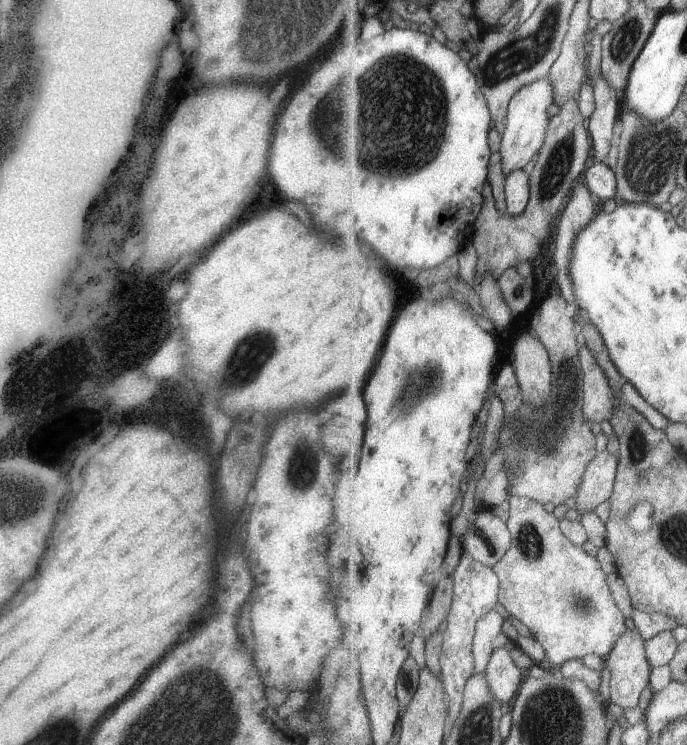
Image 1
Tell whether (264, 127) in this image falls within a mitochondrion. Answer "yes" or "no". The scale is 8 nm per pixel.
no

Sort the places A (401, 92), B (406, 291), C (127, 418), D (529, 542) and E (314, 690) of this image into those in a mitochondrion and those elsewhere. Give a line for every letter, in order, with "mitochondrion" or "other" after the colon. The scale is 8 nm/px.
A: mitochondrion
B: other
C: other
D: mitochondrion
E: other

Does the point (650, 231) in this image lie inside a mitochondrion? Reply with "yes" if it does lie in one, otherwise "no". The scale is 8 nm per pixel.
no

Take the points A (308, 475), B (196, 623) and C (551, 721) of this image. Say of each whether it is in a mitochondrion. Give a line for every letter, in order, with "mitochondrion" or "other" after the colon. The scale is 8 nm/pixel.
A: mitochondrion
B: other
C: mitochondrion

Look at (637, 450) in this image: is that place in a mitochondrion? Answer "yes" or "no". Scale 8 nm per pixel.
yes

